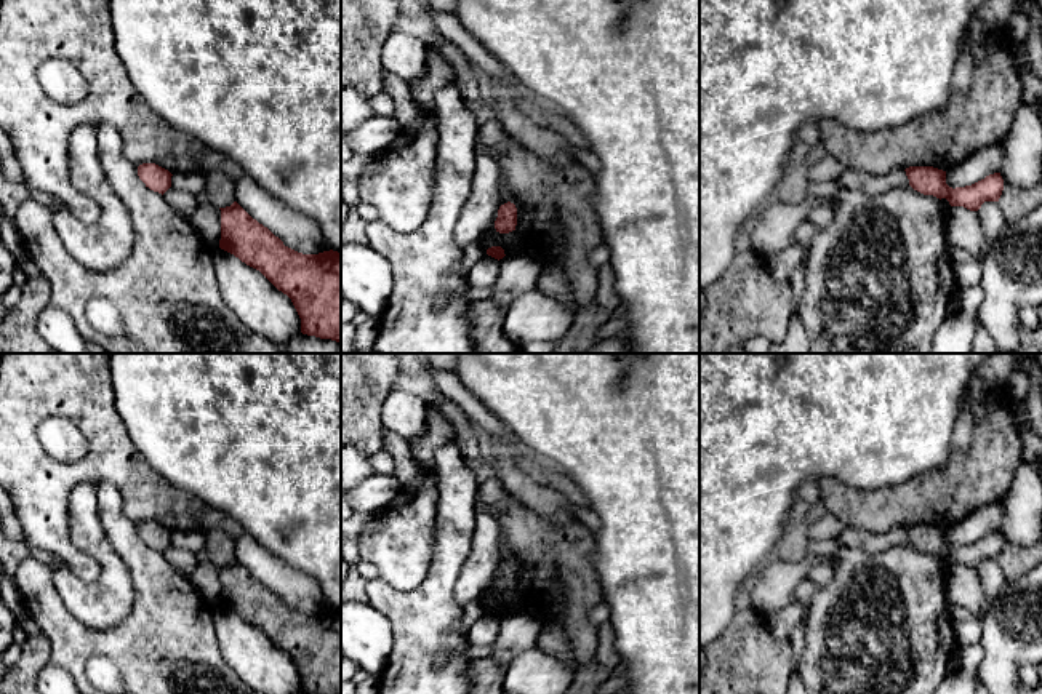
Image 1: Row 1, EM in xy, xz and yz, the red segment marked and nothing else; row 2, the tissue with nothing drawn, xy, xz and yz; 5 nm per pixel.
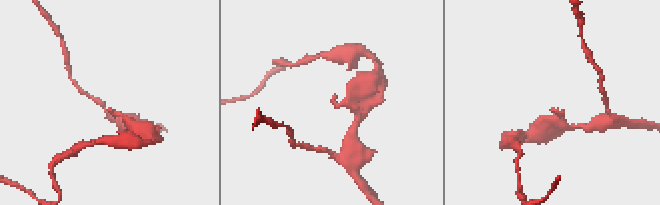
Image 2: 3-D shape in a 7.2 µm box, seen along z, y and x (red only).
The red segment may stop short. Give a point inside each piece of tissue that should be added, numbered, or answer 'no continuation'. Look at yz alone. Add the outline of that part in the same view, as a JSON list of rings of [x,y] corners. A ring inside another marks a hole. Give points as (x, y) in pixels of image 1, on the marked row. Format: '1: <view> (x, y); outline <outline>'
no continuation

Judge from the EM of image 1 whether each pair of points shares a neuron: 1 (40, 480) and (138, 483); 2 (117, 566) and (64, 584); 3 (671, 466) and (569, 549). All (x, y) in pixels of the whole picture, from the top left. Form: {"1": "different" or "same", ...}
{"1": "same", "2": "same", "3": "different"}

